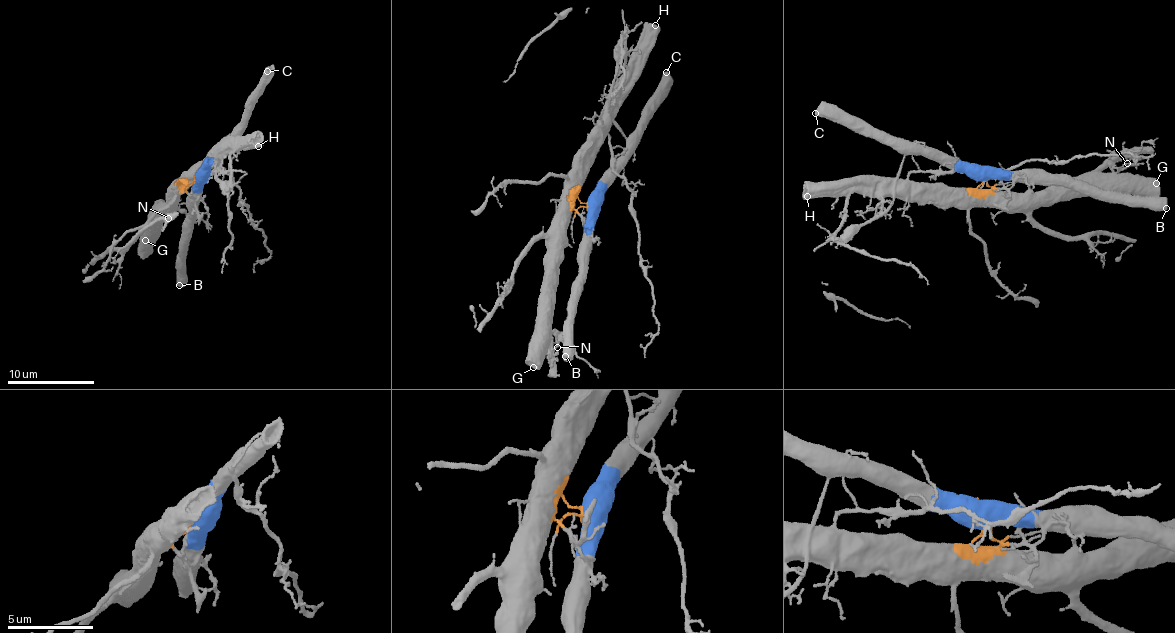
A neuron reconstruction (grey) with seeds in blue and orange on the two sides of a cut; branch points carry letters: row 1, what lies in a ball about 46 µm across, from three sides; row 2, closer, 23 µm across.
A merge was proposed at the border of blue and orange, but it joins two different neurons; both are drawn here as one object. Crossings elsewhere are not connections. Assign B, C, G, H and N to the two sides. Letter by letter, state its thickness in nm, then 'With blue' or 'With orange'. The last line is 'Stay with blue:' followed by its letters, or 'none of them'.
B: Thickness 800 nm. With blue
C: Thickness 550 nm. With blue
G: Thickness 550 nm. With orange
H: Thickness 550 nm. With orange
N: Thickness 110 nm. With orange
Stay with blue: B, C

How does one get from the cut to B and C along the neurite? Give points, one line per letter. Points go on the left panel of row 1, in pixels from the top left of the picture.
B: (197, 173), (199, 198), (185, 241), (185, 271), (179, 286)
C: (197, 173), (201, 164), (228, 142), (242, 119), (246, 104), (268, 71)

